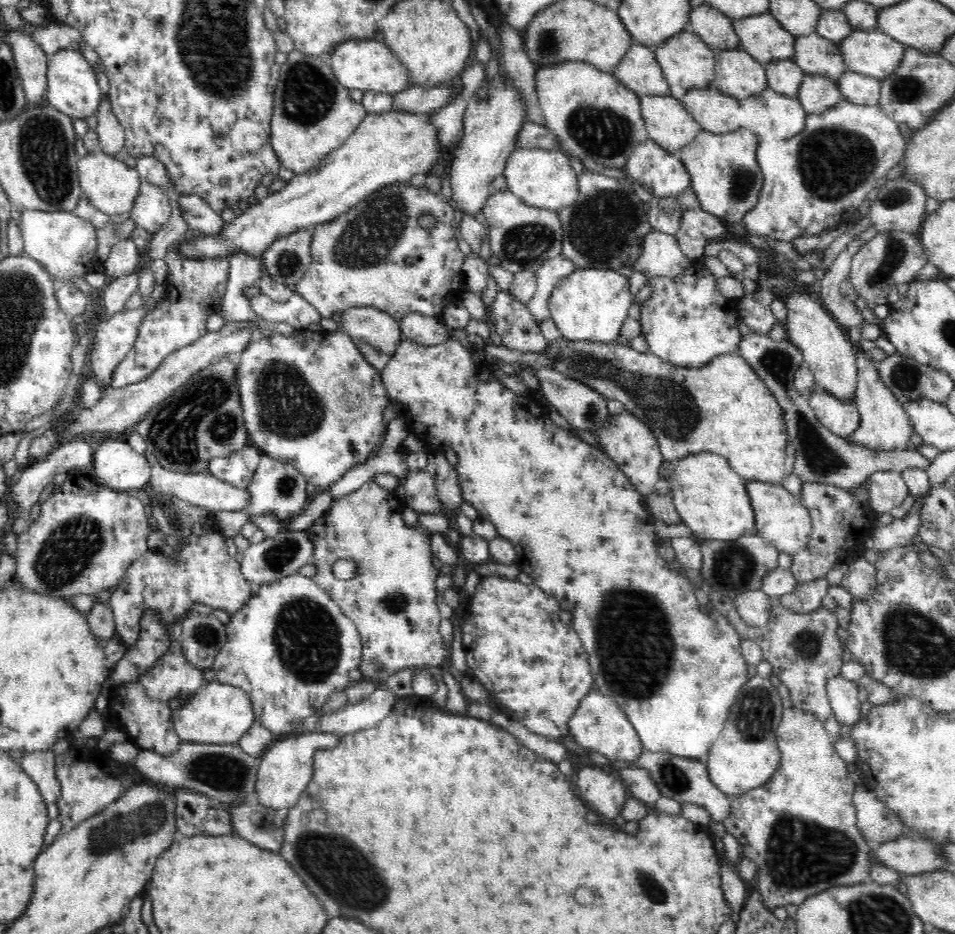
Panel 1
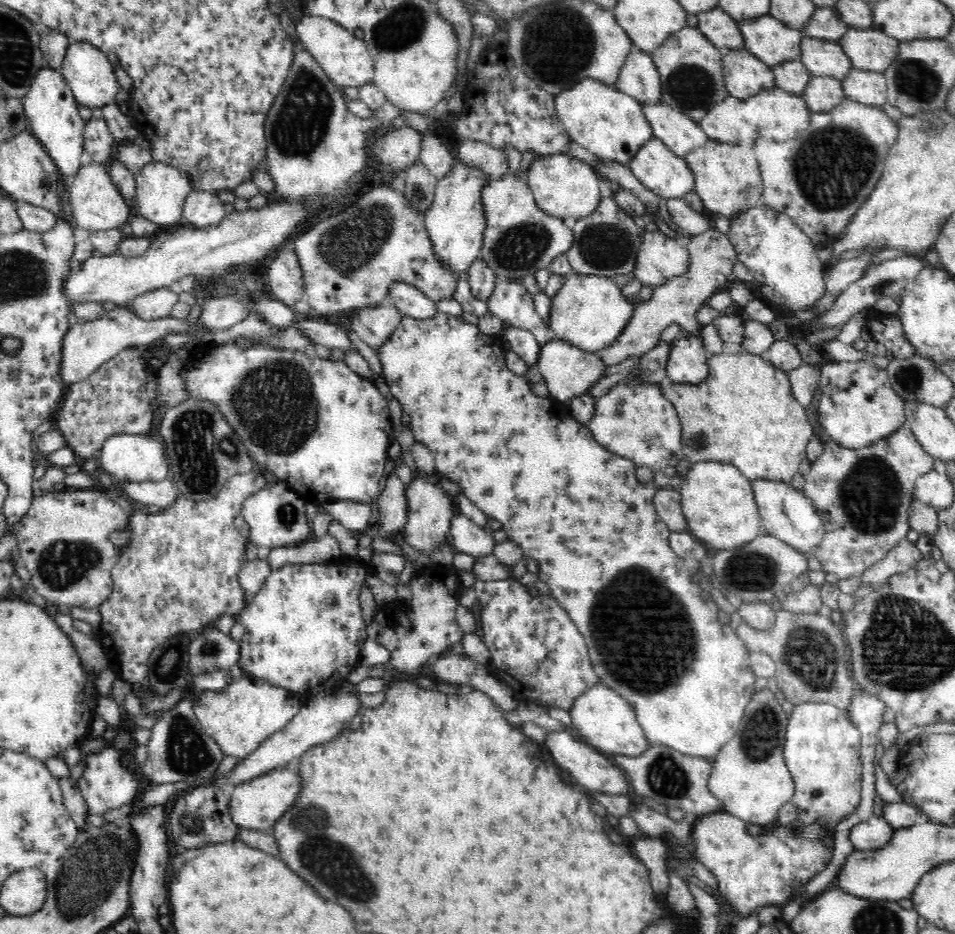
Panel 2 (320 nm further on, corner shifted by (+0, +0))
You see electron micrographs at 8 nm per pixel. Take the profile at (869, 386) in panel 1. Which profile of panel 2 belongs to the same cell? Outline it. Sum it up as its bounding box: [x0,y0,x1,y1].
[803,426,935,580]

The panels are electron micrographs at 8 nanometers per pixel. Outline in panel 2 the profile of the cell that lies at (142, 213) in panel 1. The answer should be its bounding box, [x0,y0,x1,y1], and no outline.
[134,160,193,227]

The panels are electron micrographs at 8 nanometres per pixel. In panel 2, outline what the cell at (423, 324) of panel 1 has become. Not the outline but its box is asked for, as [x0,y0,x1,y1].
[389,282,438,319]

